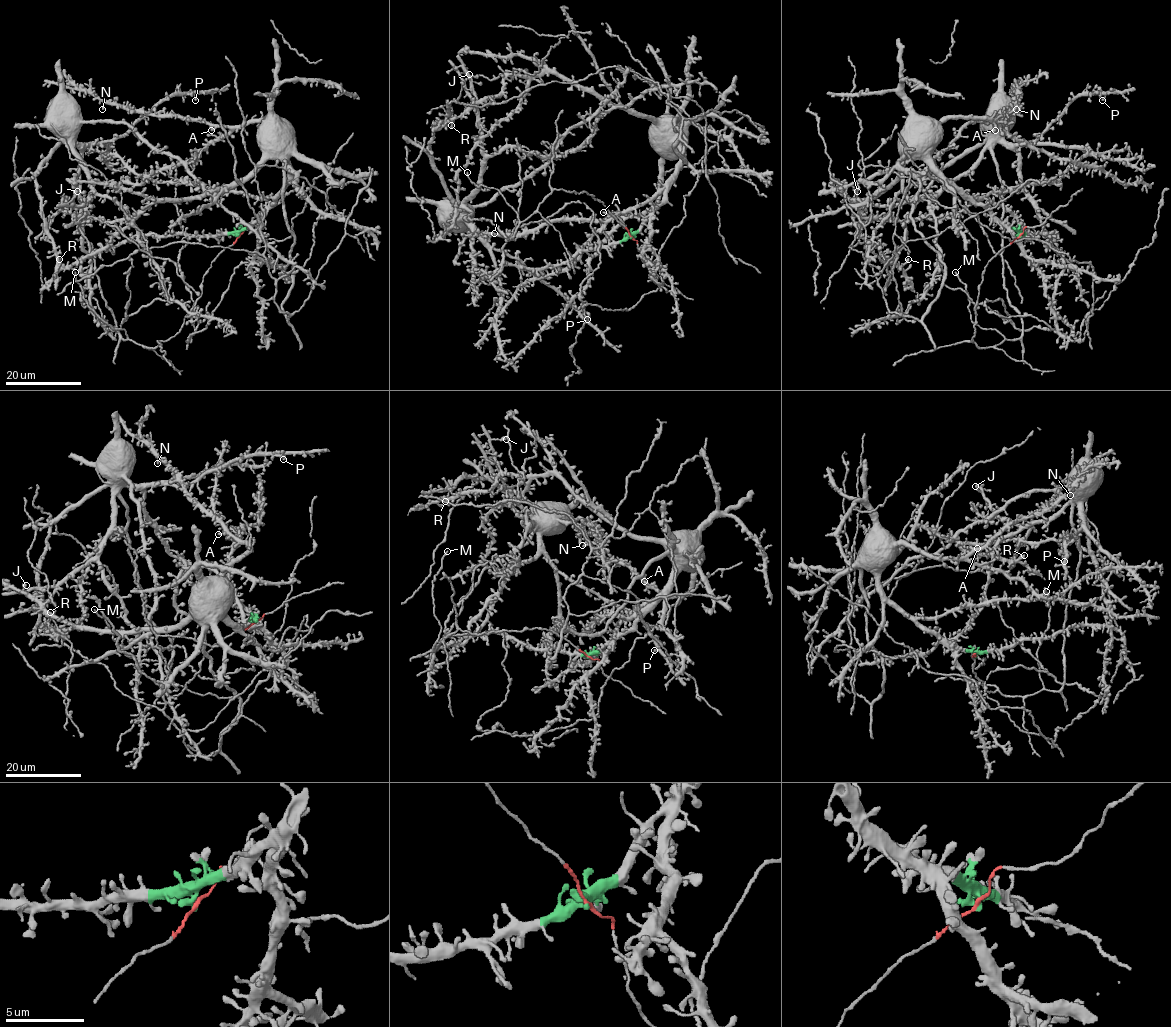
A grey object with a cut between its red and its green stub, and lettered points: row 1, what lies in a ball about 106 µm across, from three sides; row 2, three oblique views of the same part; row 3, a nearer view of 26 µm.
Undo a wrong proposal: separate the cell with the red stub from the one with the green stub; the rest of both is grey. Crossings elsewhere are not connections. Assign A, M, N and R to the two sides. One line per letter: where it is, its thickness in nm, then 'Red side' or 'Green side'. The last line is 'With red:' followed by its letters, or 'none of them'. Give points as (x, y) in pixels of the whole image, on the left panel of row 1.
A: Place: (211, 130). Thickness 360 nm. Green side
M: Place: (75, 272). Thickness 200 nm. Red side
N: Place: (102, 109). Thickness 320 nm. Green side
R: Place: (59, 259). Thickness 420 nm. Green side
With red: M

